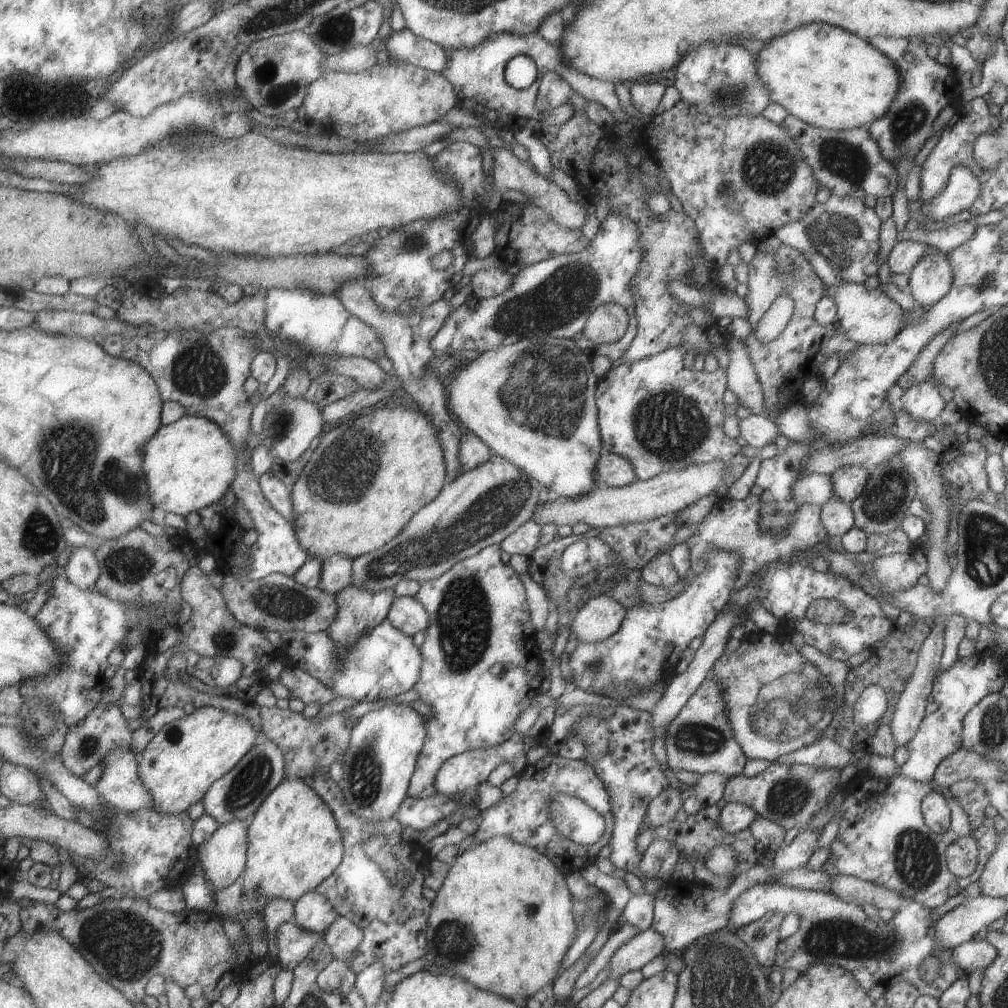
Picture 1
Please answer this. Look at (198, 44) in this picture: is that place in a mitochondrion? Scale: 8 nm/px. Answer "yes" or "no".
no

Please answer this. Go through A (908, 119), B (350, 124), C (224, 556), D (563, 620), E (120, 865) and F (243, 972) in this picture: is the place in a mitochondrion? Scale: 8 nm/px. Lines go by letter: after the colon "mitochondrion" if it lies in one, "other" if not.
A: mitochondrion
B: other
C: other
D: other
E: mitochondrion
F: other

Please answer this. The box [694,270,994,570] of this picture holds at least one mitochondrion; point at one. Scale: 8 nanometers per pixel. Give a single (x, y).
(884, 501)

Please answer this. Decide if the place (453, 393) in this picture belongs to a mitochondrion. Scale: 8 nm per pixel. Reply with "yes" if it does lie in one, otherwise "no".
no

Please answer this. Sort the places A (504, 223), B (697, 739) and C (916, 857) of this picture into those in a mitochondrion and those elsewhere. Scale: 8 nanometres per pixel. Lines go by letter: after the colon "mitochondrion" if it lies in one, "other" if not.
A: other
B: mitochondrion
C: mitochondrion

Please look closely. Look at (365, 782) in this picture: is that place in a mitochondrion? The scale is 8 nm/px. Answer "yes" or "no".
yes

